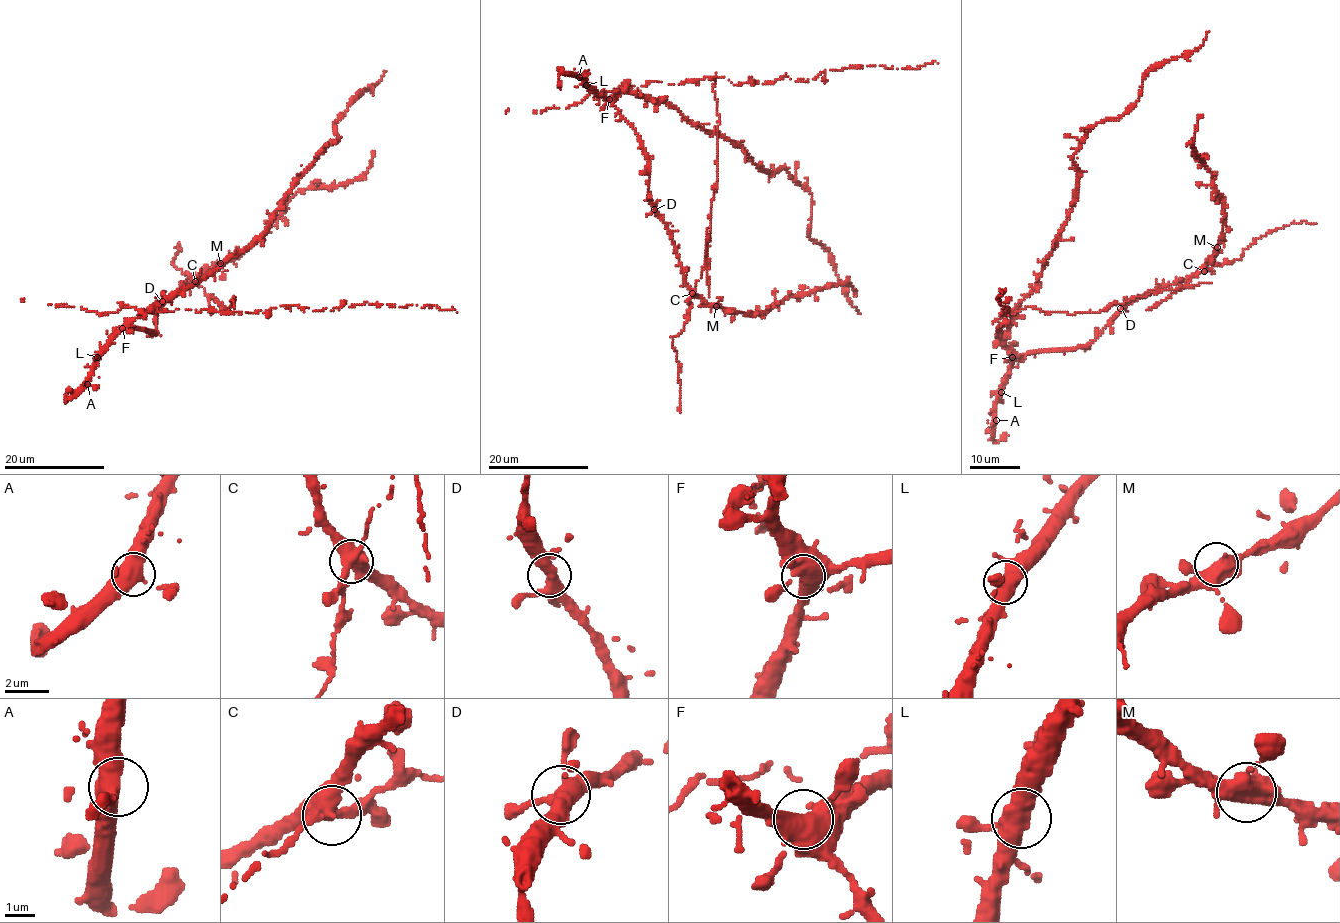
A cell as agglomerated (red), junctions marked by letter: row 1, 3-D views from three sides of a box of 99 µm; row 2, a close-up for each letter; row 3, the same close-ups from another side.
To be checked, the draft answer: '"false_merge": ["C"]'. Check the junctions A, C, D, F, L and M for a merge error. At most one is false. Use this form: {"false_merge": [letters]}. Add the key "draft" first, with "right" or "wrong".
{"draft": "right", "false_merge": ["C"]}

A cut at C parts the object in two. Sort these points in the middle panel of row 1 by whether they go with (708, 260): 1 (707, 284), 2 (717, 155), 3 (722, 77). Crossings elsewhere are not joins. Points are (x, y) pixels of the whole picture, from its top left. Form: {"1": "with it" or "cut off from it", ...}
{"1": "with it", "2": "with it", "3": "cut off from it"}

